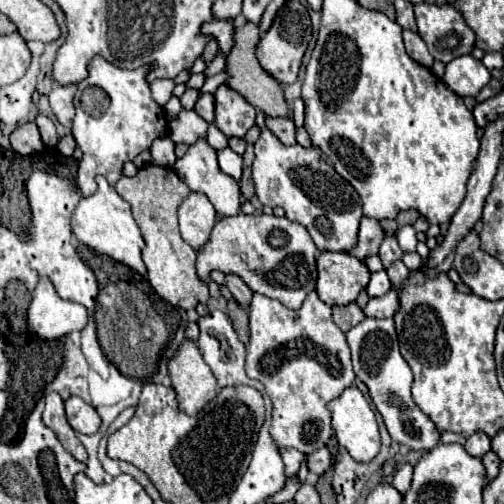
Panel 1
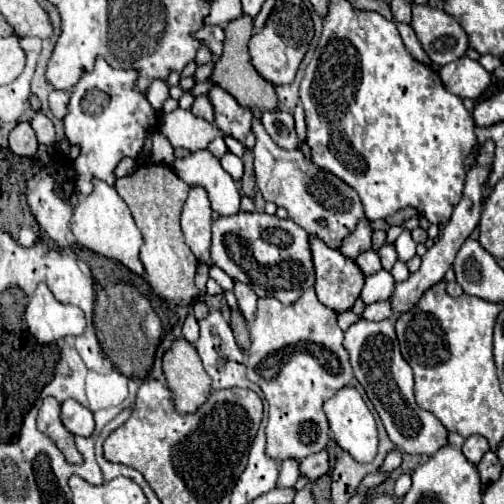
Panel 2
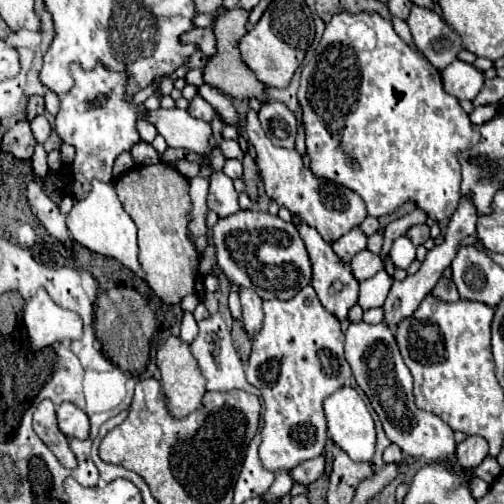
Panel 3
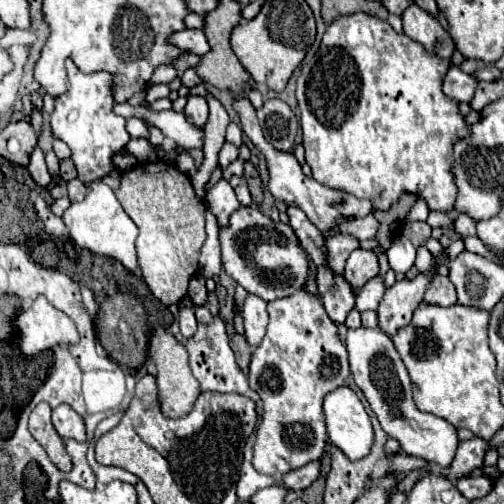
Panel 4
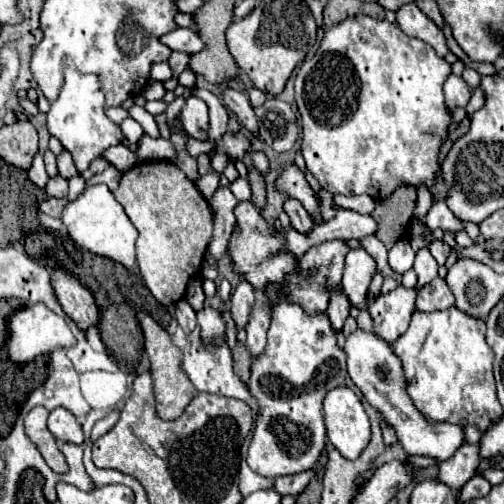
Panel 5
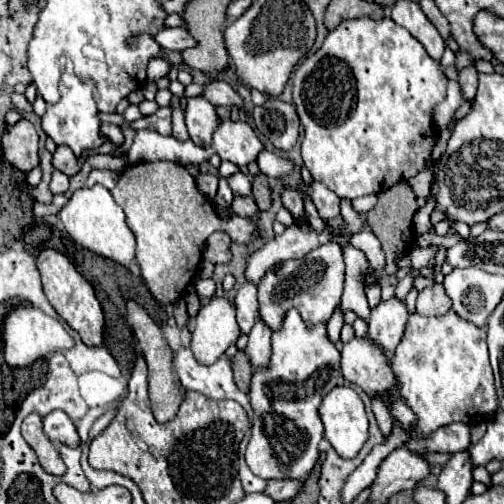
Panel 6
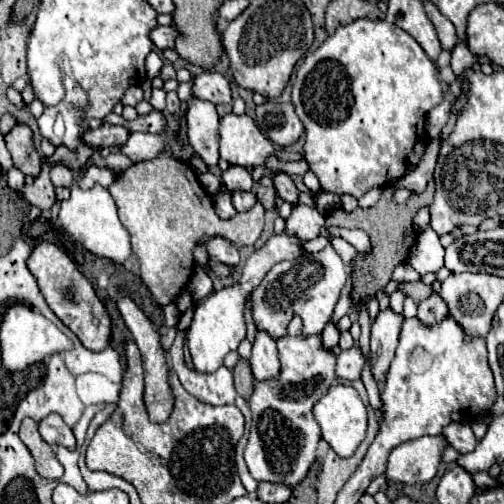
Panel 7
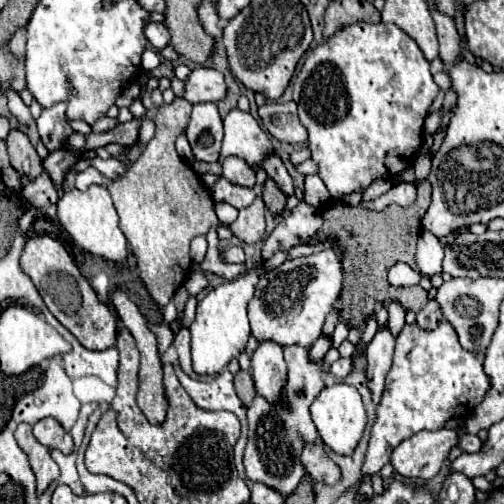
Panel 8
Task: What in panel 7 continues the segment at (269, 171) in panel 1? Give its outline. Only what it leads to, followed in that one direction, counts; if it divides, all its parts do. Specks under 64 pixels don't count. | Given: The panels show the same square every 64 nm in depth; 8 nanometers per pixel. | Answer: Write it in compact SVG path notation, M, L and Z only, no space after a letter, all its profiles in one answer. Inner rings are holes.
M204 70L192 80L192 98L208 100L212 104L228 104L232 102L228 80L214 70ZM372 188L368 190L358 202L360 202L360 208L370 208L374 206L378 200L380 200L380 192L384 192L384 188Z

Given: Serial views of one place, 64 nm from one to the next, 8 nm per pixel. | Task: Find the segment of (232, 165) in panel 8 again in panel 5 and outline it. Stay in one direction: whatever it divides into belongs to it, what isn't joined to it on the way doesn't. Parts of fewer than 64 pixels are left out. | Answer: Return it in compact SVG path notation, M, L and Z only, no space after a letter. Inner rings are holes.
M238 176L232 184L230 184L230 190L232 194L238 198L238 200L250 200L250 184L246 178Z

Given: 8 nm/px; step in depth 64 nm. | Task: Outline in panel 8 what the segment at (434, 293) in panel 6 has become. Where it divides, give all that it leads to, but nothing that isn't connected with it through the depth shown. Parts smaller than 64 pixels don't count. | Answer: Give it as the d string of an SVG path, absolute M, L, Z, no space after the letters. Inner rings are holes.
M430 300L418 314L418 326L422 330L434 330L440 324L440 320L442 320L442 314L436 300Z

